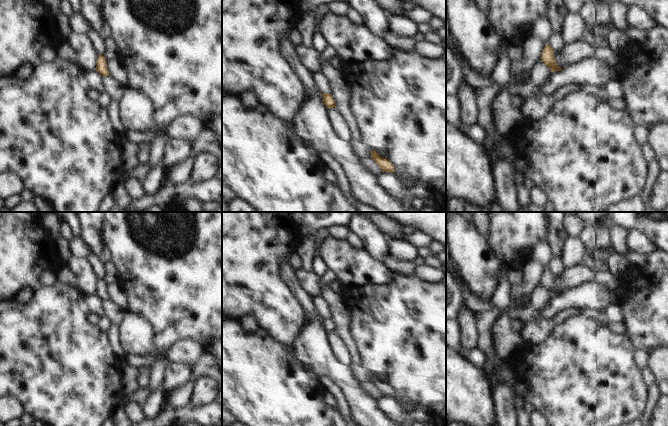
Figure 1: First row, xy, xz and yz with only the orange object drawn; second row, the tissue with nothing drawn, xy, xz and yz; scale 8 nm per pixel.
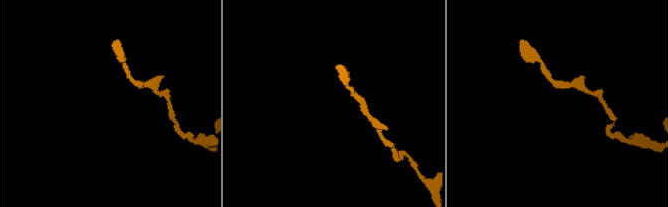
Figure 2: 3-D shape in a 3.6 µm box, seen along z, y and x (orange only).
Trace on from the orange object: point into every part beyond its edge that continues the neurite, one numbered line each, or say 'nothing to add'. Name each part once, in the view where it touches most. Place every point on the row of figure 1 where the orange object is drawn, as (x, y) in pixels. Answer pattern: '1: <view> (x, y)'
nothing to add

